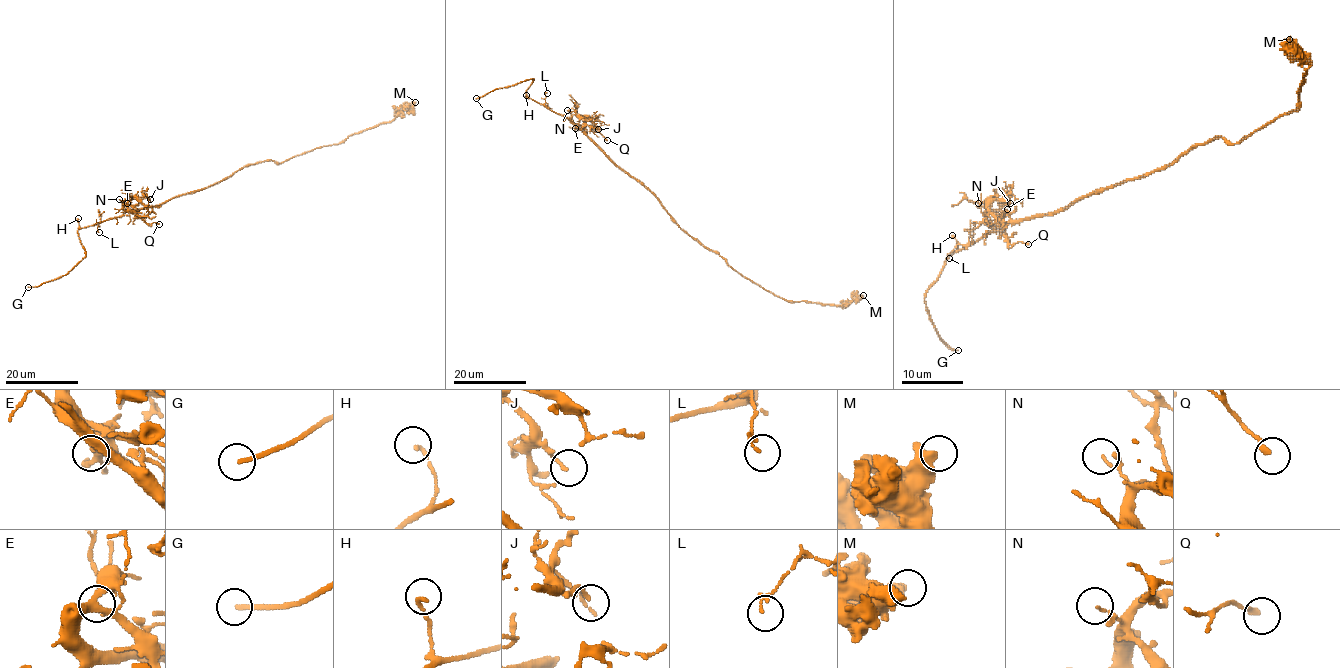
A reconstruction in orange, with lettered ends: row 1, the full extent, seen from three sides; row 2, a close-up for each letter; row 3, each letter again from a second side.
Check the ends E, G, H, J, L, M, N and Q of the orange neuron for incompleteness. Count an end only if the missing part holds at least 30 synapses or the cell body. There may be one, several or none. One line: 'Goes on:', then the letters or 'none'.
Goes on: G

